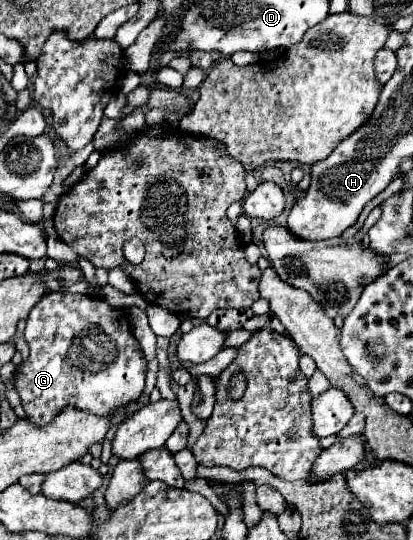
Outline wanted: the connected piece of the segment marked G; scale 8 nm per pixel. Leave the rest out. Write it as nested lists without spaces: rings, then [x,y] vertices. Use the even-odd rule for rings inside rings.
[[[48,292],[28,314],[24,336],[30,346],[30,356],[16,374],[16,390],[28,418],[34,424],[44,426],[52,422],[52,418],[56,418],[56,414],[68,406],[96,416],[110,416],[118,408],[138,400],[144,392],[146,358],[136,348],[130,318],[124,310],[110,308],[102,298],[88,294]]]

